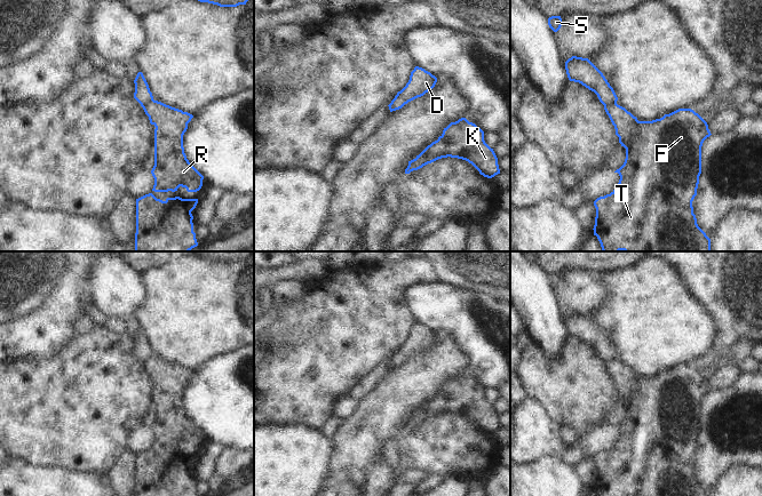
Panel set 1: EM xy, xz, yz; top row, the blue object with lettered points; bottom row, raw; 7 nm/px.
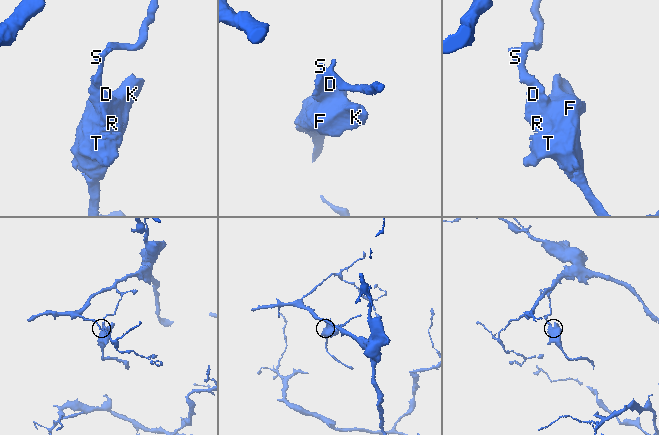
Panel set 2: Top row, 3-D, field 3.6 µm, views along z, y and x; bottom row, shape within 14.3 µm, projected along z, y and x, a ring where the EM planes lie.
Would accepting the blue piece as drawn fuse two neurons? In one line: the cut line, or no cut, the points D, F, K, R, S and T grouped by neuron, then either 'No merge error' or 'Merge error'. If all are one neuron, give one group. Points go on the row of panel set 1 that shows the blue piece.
Split along yz (616, 103), (604, 105). Groups: D F K R T / S. Merge error

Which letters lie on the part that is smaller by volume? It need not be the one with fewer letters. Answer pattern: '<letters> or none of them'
D, F, K, R, T

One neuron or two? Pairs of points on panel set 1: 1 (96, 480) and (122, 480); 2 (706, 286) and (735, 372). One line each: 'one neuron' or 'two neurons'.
1: two neurons
2: two neurons

